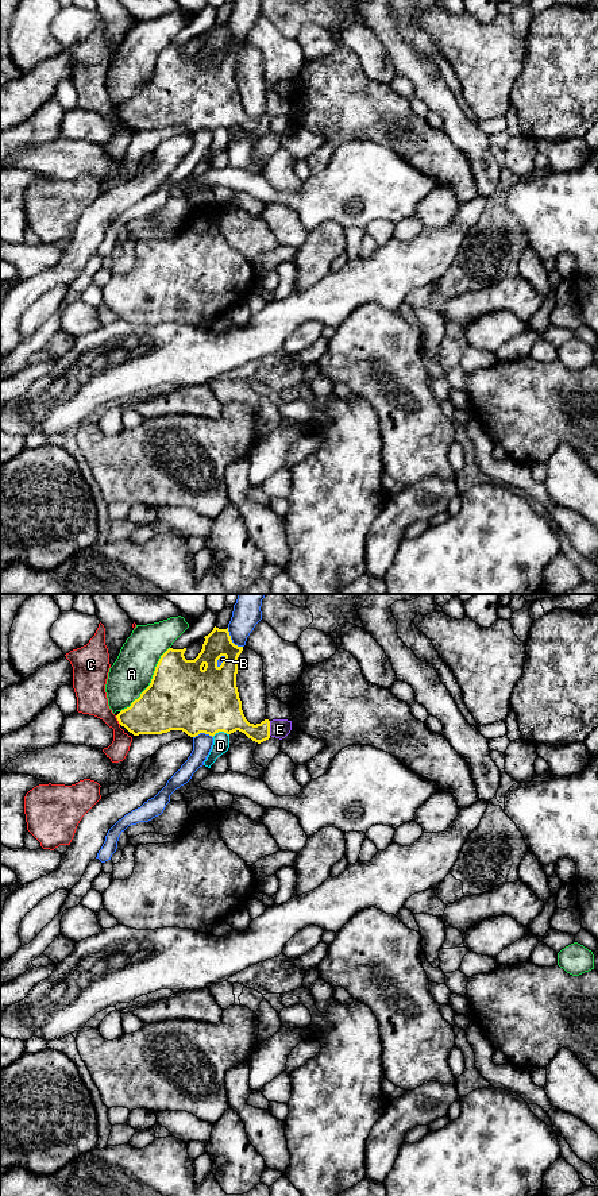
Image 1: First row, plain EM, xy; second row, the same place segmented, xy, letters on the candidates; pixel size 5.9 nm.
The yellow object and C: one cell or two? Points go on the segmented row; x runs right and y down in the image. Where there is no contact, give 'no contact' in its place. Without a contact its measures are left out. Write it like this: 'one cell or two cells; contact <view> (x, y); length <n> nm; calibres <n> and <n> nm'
two cells; contact xy (118, 720); length 70 nm; calibres 280 and 180 nm

